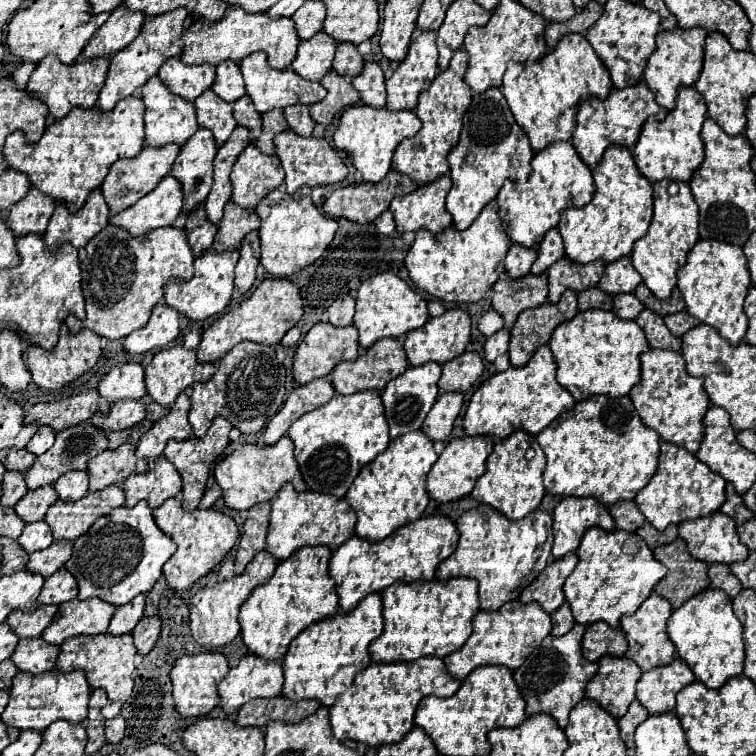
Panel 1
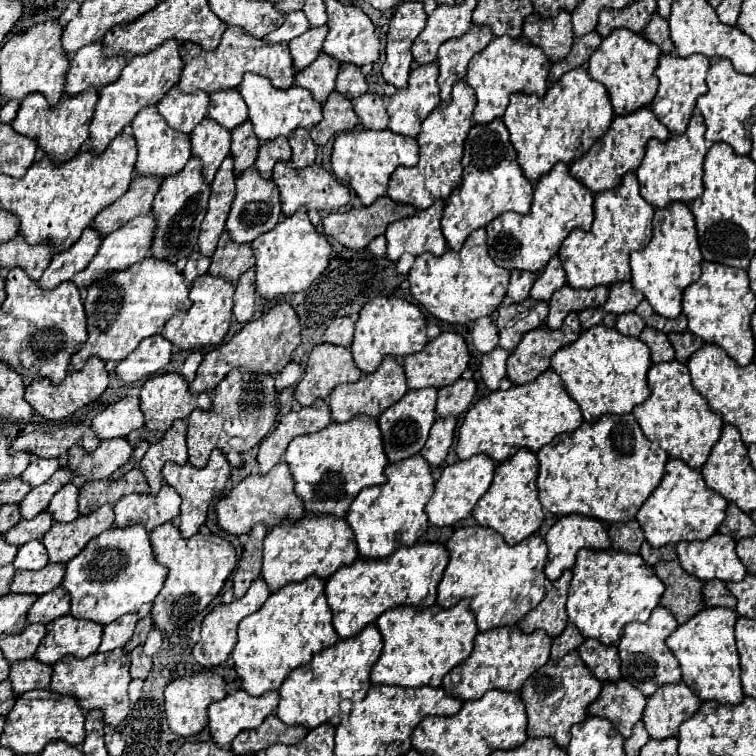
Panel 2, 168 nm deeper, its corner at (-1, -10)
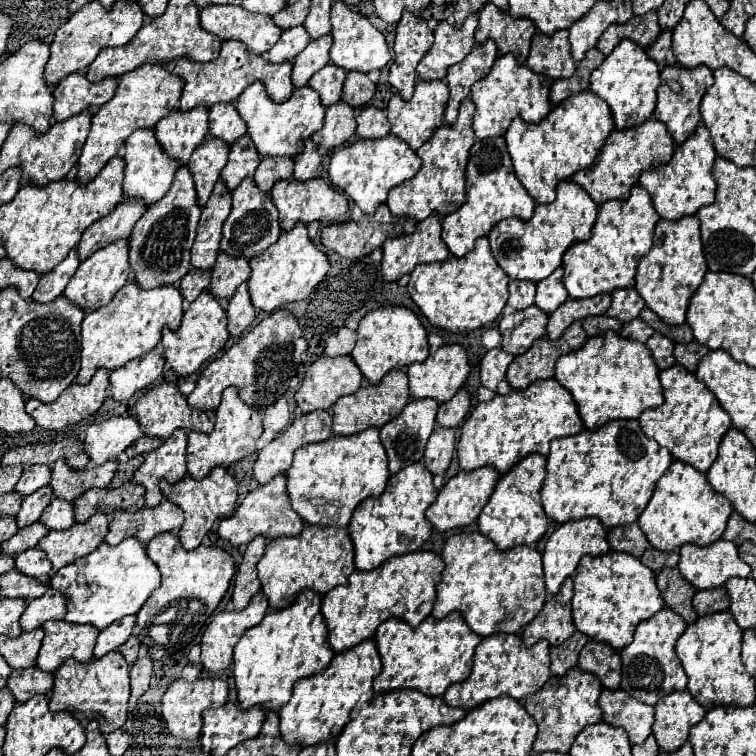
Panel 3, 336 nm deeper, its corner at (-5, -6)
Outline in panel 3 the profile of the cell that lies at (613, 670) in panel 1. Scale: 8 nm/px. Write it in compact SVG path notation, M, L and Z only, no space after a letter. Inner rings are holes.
M604 689L598 705L602 709L602 721L626 729L630 743L642 743L646 735L652 733L652 721L654 721L654 707L646 705L626 691L612 691Z

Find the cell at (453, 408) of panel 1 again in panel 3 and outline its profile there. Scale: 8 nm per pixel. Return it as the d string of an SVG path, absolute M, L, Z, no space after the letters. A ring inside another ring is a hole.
M436 427L424 451L424 465L432 475L444 475L454 455L454 429Z

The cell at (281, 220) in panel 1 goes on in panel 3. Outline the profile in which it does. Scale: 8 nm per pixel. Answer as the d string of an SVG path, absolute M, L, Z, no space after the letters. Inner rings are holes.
M296 223L290 231L284 231L280 239L270 245L264 253L250 259L252 275L250 275L250 297L256 309L272 313L278 307L302 301L308 293L326 277L330 271L328 255L308 237L308 229L304 223Z

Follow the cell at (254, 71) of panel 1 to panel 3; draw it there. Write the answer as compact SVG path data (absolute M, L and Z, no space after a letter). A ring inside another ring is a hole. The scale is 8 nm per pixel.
M254 81L246 91L242 91L242 97L236 99L236 107L246 121L248 135L252 137L256 149L260 155L290 155L294 157L298 151L302 151L304 139L308 139L314 131L318 131L324 125L324 105L320 101L320 95L312 87L300 87L292 93L292 97L284 103L276 103L264 89L264 83Z

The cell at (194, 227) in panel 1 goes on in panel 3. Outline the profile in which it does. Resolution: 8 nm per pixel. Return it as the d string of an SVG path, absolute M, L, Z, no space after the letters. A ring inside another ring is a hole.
M192 267L184 277L182 277L182 281L180 281L180 291L184 293L182 297L184 297L184 301L188 301L188 303L192 303L198 295L200 295L200 291L202 289L208 289L208 285L210 285L210 269L196 269L196 267Z

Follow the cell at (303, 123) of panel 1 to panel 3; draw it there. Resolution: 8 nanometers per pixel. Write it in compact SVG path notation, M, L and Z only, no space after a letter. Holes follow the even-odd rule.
M304 139L304 149L294 157L294 179L304 181L318 175L320 153L312 139Z

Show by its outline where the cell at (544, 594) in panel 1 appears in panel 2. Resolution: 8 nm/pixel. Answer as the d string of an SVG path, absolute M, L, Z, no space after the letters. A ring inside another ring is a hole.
M564 571L560 575L560 579L556 579L546 597L542 599L542 603L532 609L520 623L520 631L522 633L532 633L536 629L546 631L550 637L556 637L558 633L564 631L564 627L568 625L568 615L566 615L566 599L568 599L568 589L570 589L570 579L572 579L572 571Z

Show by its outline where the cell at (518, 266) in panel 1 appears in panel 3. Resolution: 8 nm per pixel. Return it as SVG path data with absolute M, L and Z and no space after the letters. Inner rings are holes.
M512 279L510 281L510 299L508 299L508 305L512 307L512 311L530 307L534 303L534 293L536 293L536 283L534 281Z

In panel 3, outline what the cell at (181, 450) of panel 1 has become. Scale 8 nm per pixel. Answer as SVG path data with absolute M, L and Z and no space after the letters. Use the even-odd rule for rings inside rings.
M214 467L210 471L210 475L206 479L192 479L192 477L184 477L178 483L168 483L166 479L160 481L160 489L164 493L166 499L170 499L172 503L176 503L178 507L182 507L184 511L184 523L180 527L180 541L182 547L186 549L194 549L202 543L204 535L212 529L216 519L224 519L234 511L236 505L236 497L238 497L238 485L234 481L234 477L228 473L228 469L224 467Z

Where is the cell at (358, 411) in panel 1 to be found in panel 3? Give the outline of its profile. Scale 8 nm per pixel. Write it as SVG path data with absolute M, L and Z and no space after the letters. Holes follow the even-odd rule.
M368 427L356 435L332 435L326 441L320 443L310 443L300 447L298 451L294 451L294 461L290 465L290 469L286 471L288 477L288 493L290 493L290 501L294 511L310 525L332 525L332 527L346 527L352 511L356 509L356 505L366 499L366 497L378 497L390 479L390 471L388 471L388 463L386 463L386 453L378 435L376 427Z

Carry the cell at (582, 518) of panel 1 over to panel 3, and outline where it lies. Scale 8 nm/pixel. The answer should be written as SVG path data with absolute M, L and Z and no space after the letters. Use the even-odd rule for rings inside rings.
M576 519L576 521L566 521L554 529L554 533L546 541L546 549L542 553L544 561L544 579L546 579L546 589L550 593L556 593L566 577L570 577L582 555L604 555L610 551L610 545L606 541L606 527L598 519Z

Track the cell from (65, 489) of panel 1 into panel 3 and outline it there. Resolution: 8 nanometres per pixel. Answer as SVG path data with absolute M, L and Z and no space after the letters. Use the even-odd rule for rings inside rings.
M54 497L52 503L46 507L46 511L42 513L40 521L48 527L48 529L68 529L76 523L74 519L74 503Z

